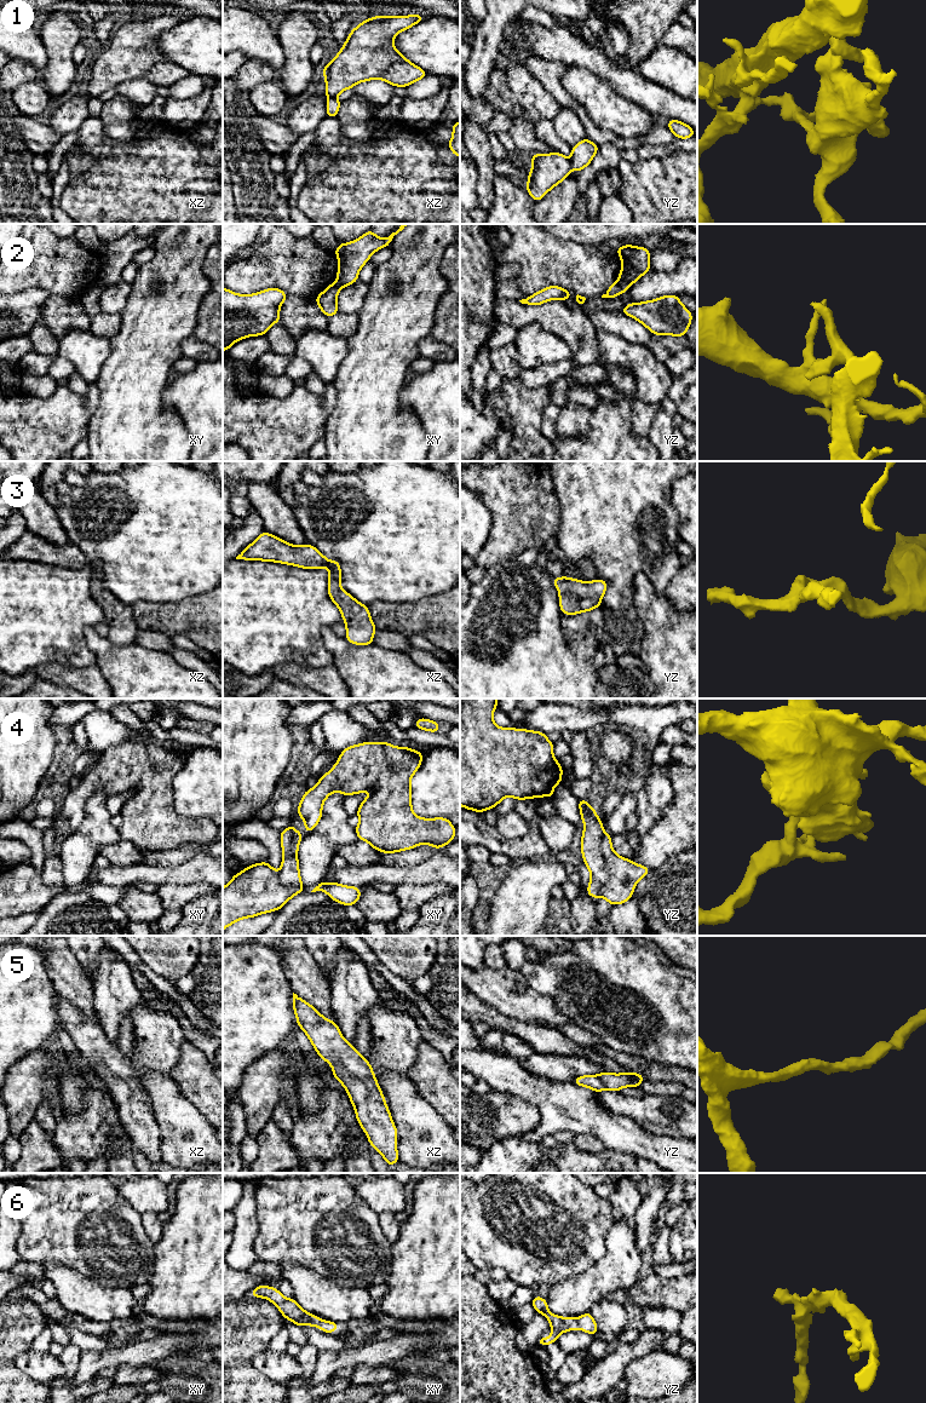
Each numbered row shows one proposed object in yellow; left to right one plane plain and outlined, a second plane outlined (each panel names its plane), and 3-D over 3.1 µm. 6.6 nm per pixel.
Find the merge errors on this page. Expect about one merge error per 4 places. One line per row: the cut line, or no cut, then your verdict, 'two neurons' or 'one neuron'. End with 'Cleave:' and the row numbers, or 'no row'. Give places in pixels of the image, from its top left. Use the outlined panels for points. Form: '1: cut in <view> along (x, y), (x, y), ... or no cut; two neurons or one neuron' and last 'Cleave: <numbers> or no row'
1: cut in yz along (569, 160), (571, 167); two neurons
2: cut in yz along (616, 281), (627, 286); two neurons
3: no cut; one neuron
4: cut in yz along (604, 837), (602, 854), (608, 869), (608, 879), (599, 896); two neurons
5: no cut; one neuron
6: no cut; one neuron
Cleave: 1, 2, 4

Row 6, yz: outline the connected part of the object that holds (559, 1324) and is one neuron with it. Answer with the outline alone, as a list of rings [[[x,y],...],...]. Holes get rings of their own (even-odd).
[[[536,1295],[531,1301],[536,1312],[542,1313],[551,1323],[551,1338],[539,1338],[537,1344],[542,1346],[551,1345],[557,1341],[558,1336],[568,1330],[576,1330],[577,1328],[583,1330],[585,1333],[596,1335],[598,1332],[597,1323],[591,1315],[587,1312],[576,1319],[574,1317],[560,1317],[550,1312],[546,1299]]]

